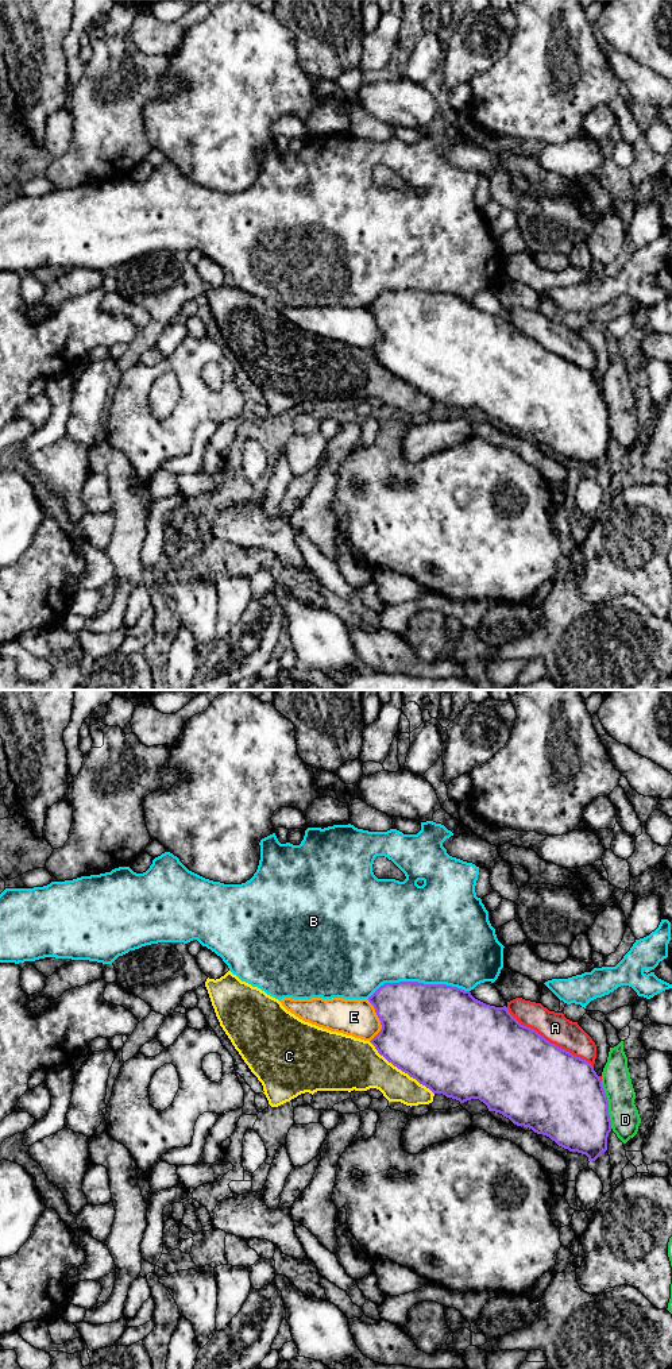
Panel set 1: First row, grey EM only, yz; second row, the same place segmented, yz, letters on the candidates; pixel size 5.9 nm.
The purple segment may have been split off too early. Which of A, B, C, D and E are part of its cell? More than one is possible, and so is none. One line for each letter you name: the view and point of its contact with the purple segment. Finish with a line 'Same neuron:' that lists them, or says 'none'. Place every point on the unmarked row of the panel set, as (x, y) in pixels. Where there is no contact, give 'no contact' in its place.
E: yz (379, 328)
Same neuron: E

